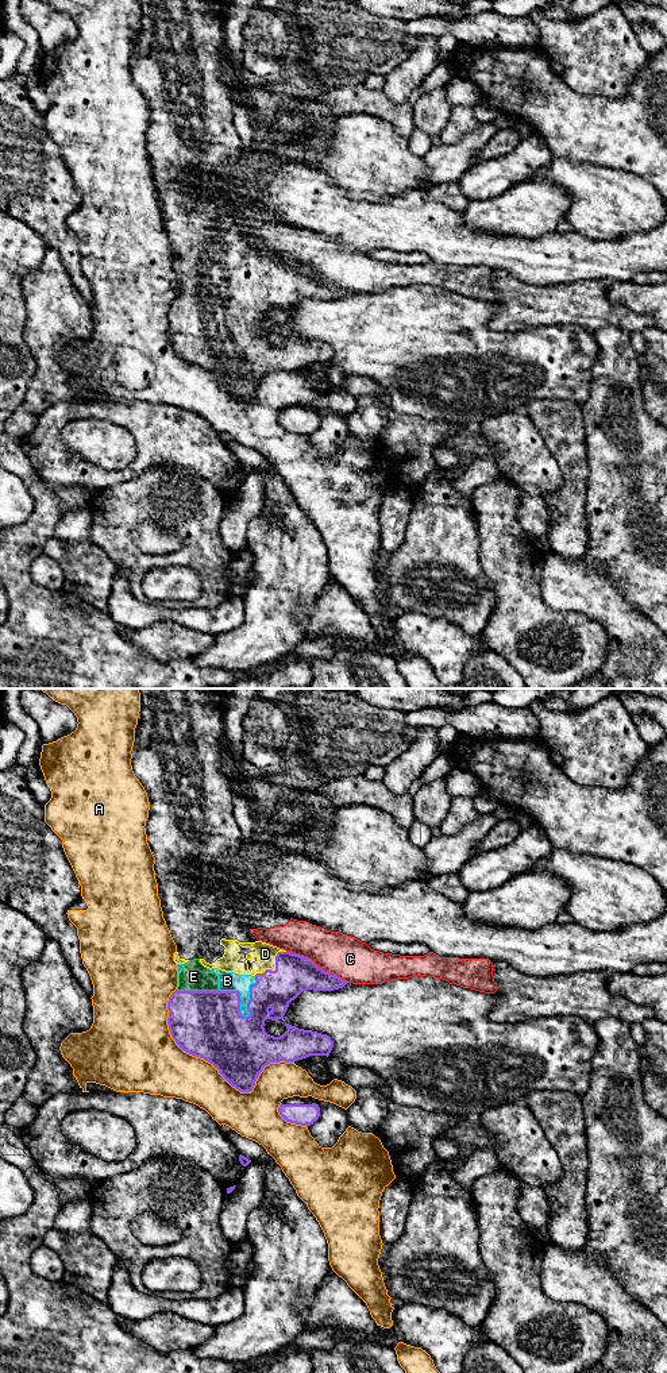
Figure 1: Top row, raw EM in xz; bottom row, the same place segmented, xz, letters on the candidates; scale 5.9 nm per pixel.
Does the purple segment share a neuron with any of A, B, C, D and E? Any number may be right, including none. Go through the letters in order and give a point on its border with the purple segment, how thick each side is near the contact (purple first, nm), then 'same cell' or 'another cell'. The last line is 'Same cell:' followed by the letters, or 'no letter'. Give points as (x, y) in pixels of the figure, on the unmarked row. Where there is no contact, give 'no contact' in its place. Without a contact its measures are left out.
A: xz (215, 375) | 400/280 nm | another cell
B: xz (250, 307) | 320/110 nm | same cell
C: xz (316, 274) | 220/260 nm | another cell
D: xz (276, 276) | 220/120 nm | same cell
E: xz (197, 300) | 400/170 nm | same cell
Same cell: B, D, E

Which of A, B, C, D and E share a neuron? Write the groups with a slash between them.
A / B D E / C

